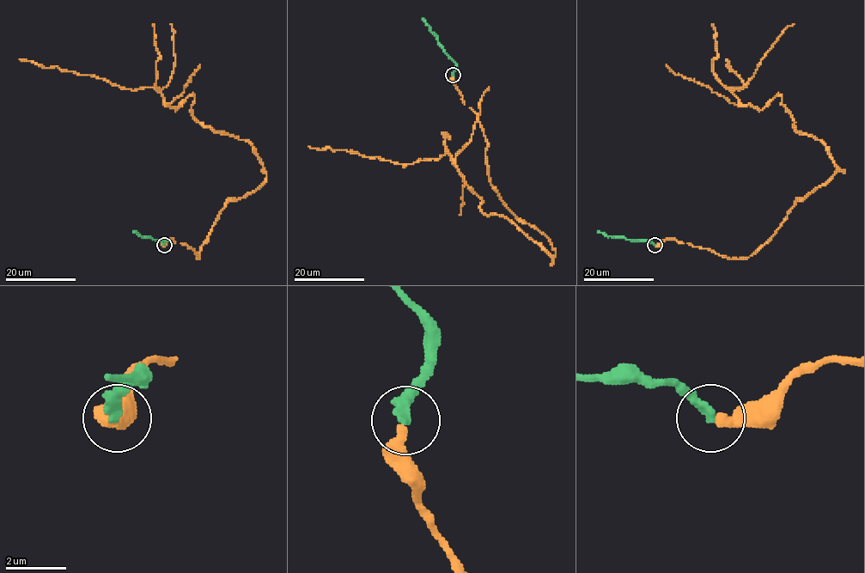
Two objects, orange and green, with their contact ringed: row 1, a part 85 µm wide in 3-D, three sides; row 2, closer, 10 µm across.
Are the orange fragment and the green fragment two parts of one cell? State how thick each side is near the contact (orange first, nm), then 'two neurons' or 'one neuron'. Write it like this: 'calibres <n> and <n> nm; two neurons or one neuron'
calibres 420 and 360 nm; one neuron

